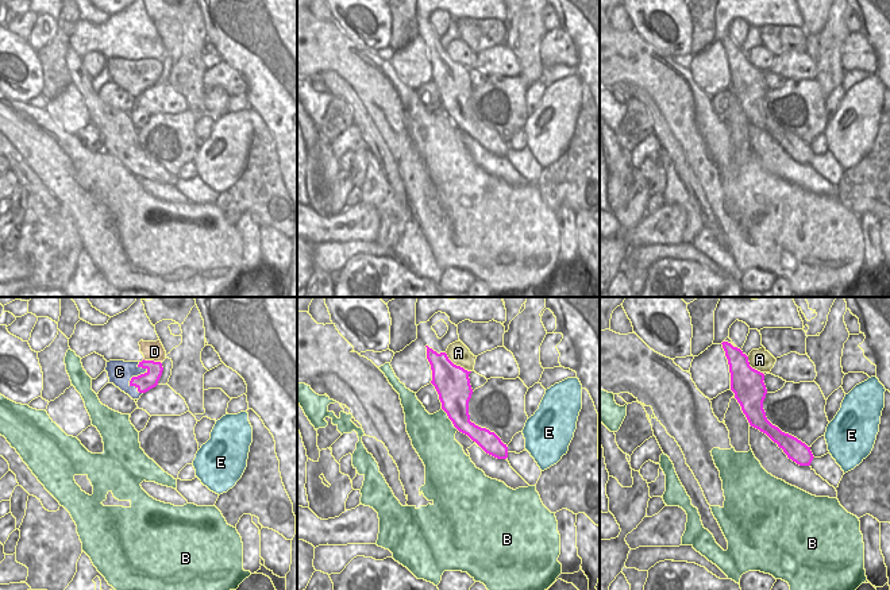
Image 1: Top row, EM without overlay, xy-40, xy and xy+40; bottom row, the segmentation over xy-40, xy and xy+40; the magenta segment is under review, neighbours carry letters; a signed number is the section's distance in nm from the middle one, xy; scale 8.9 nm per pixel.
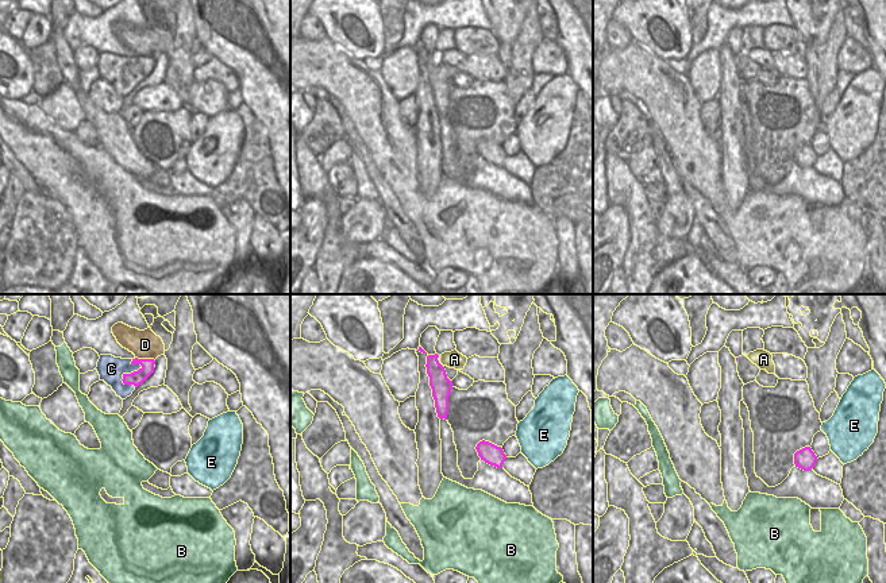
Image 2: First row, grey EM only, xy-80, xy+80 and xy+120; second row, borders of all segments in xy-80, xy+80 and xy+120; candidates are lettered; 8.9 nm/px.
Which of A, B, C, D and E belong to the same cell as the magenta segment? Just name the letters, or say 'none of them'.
none of them

